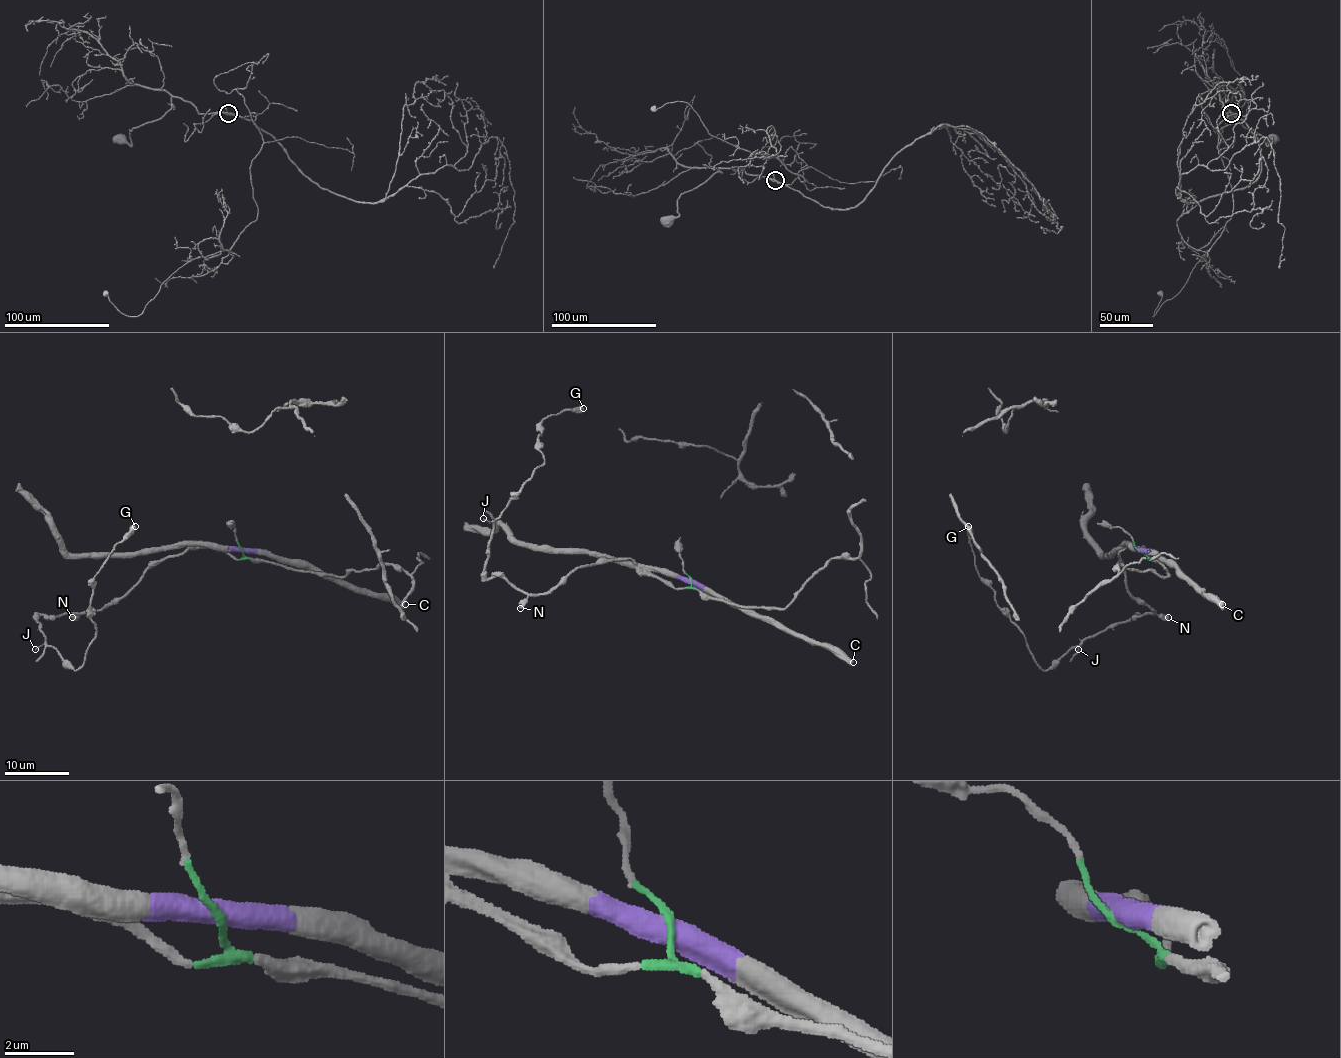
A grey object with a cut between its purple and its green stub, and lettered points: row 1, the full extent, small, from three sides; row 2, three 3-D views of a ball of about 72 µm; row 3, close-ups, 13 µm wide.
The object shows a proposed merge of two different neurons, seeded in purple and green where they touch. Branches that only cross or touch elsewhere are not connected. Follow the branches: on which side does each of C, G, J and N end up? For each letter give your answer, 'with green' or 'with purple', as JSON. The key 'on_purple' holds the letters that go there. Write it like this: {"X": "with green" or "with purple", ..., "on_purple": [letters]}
{"C": "with purple", "G": "with green", "J": "with green", "N": "with green", "on_purple": ["C"]}

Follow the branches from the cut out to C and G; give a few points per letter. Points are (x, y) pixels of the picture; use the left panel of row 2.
C: (243, 552), (267, 552), (290, 561), (301, 561), (362, 592), (396, 595), (405, 605)
G: (243, 552), (187, 548), (94, 611), (38, 616), (44, 641), (76, 670), (96, 632), (92, 579), (136, 526)

